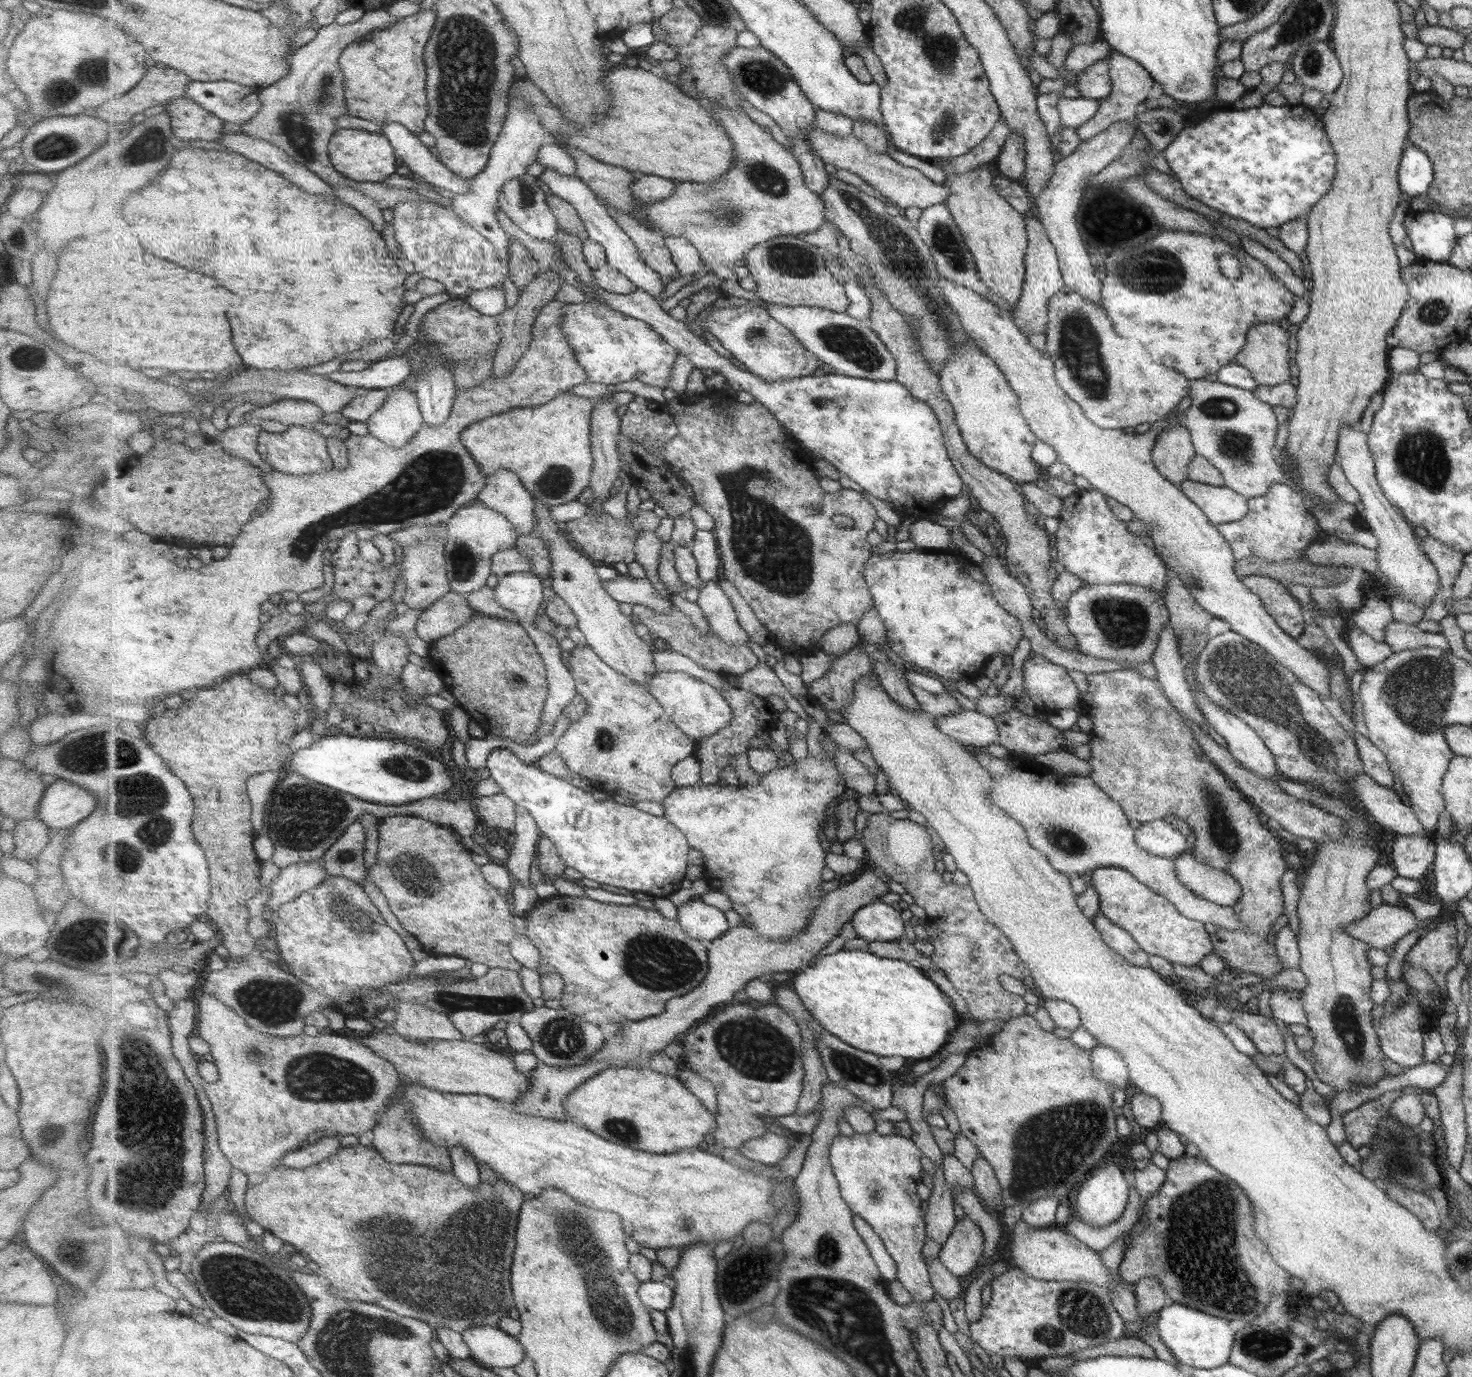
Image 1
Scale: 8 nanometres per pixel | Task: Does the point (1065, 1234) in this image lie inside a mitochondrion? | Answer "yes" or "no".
no

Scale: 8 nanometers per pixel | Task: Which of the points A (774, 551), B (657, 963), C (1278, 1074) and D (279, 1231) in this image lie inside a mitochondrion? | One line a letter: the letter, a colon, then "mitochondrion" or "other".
A: mitochondrion
B: mitochondrion
C: other
D: other

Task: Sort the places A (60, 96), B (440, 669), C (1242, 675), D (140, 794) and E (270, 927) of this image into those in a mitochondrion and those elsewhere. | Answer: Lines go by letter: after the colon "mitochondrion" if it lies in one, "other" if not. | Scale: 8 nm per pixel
A: mitochondrion
B: other
C: mitochondrion
D: mitochondrion
E: other

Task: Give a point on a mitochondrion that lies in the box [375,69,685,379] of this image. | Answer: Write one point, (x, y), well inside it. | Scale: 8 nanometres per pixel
(525, 196)

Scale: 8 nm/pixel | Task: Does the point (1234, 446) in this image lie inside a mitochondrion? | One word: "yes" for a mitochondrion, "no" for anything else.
yes

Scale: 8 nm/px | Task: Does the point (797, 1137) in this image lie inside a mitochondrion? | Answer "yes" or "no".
no

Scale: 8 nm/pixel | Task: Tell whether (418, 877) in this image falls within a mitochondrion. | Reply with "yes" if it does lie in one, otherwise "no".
yes

